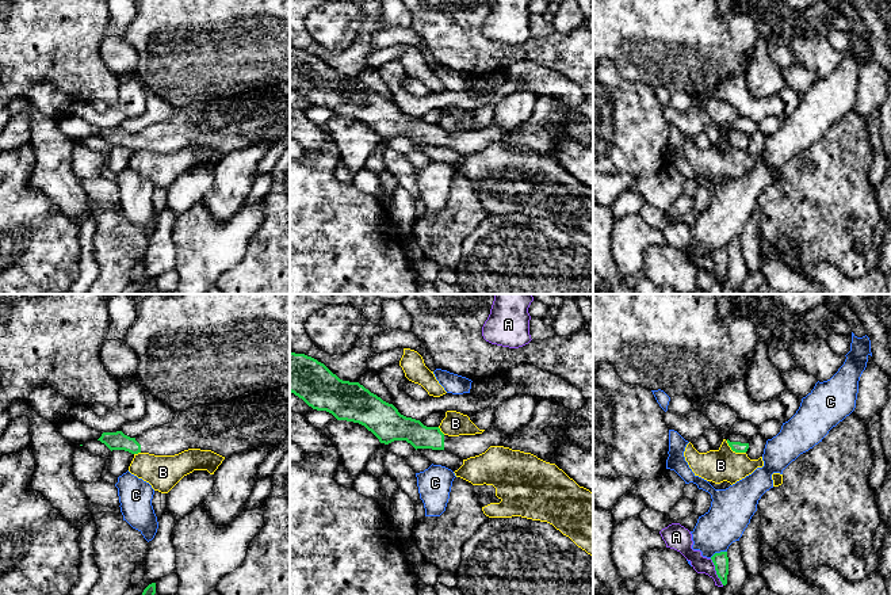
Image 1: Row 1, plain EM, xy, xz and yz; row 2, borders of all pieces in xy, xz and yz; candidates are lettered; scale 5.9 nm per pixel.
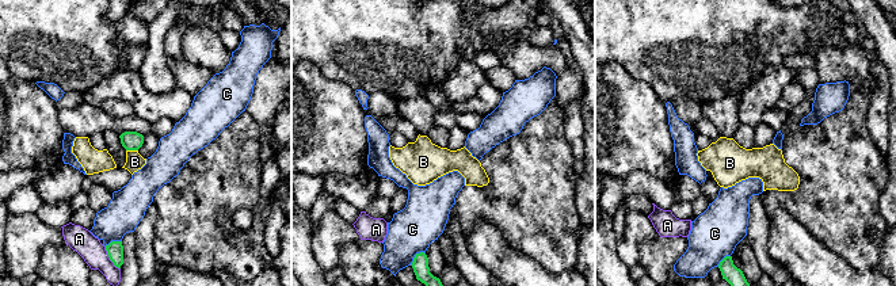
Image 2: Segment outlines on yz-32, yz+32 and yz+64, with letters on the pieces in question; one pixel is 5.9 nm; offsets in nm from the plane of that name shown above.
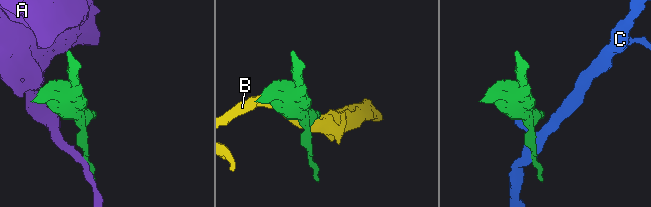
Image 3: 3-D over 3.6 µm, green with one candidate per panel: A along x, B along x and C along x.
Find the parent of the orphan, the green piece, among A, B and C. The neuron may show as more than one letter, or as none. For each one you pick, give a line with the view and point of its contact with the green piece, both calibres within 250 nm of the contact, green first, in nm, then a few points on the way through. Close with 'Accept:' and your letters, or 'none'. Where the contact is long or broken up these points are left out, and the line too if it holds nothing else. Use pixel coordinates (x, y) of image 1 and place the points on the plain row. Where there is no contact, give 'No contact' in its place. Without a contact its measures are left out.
Accept: none

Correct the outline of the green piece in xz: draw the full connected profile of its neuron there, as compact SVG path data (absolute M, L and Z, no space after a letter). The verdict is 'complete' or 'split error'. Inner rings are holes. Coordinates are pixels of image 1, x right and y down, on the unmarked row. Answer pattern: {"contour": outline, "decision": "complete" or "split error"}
{"contour": "M290 49L290 88L302 95L313 106L326 107L337 117L364 122L381 140L389 141L394 137L406 137L416 146L446 146L463 156L479 152L490 142L504 142L512 146L531 149L546 159L557 160L558 144L562 140L570 140L566 126L577 121L575 107L550 96L542 96L538 98L532 115L513 131L505 131L497 123L492 122L482 130L448 133L439 123L427 123L420 117L401 111L393 100L383 98L359 79L343 77L324 60L305 50L295 49Z", "decision": "split error"}

